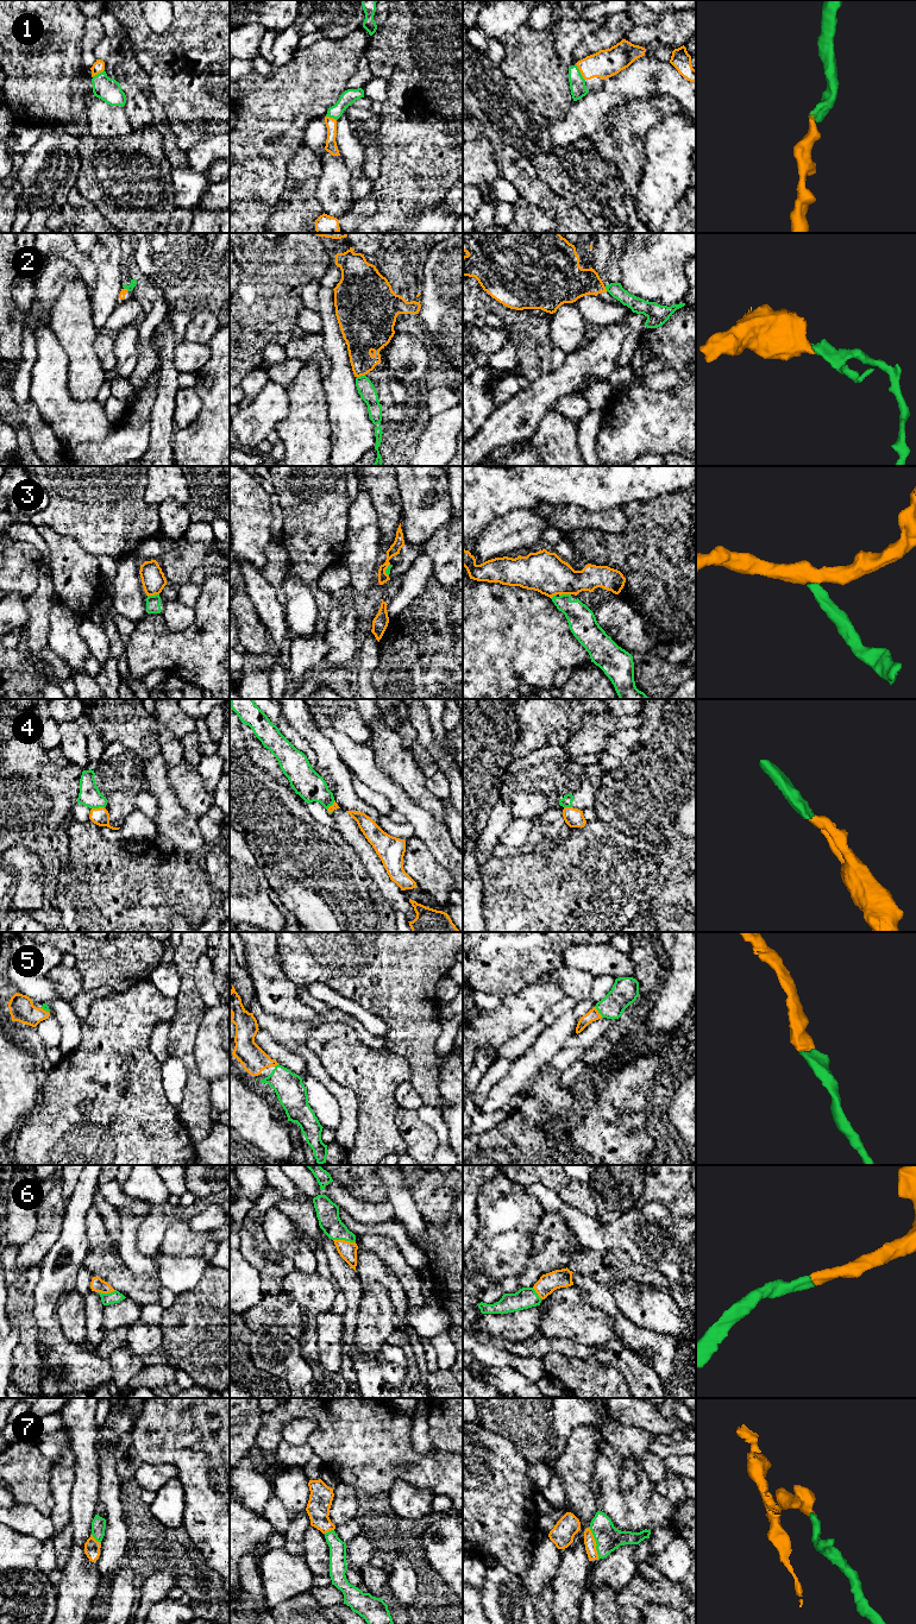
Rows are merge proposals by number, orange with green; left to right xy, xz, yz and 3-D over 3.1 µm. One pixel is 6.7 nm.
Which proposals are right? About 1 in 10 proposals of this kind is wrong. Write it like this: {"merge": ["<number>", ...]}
{"merge": ["1", "2", "5", "6", "7"]}

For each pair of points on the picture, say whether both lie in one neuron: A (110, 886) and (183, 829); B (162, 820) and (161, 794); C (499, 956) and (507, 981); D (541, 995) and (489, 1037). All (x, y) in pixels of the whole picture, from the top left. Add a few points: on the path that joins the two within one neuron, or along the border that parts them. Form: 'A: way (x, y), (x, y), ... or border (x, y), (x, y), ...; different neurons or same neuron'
A: border (174, 853), (183, 853), (189, 856); different neurons
B: way (163, 814), (163, 800); same neuron
C: way (504, 962), (506, 975); same neuron
D: way (528, 1006), (502, 1024); same neuron

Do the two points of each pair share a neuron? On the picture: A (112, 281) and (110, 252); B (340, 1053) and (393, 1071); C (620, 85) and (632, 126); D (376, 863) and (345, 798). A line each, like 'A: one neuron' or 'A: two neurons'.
A: one neuron
B: one neuron
C: two neurons
D: two neurons

